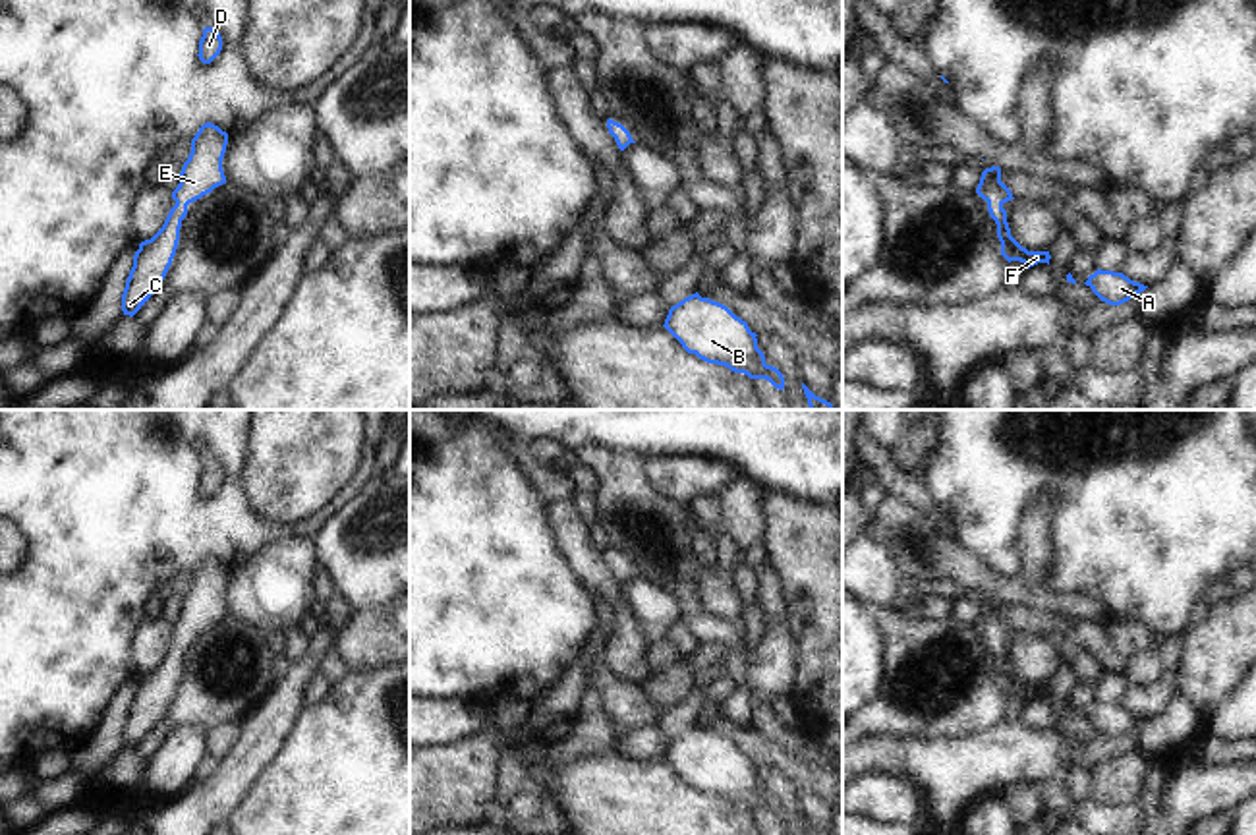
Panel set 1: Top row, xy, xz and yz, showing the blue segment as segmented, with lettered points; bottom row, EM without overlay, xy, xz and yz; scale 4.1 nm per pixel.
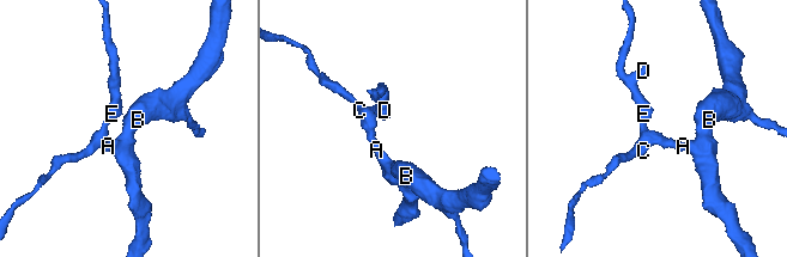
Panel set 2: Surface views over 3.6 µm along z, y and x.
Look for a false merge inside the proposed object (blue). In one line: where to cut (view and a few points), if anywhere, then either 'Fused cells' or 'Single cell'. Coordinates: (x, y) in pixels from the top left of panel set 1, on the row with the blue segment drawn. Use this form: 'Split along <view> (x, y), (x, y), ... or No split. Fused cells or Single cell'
No split. Single cell.

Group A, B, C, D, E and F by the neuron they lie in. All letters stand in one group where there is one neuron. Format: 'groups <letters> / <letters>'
groups A B C D E F

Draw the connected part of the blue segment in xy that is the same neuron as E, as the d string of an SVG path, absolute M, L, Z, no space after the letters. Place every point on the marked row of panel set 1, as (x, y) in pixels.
M211 122L203 124L191 139L191 153L182 166L180 184L172 191L176 205L162 228L151 240L141 242L133 255L133 267L122 294L124 315L133 317L160 290L178 249L187 205L226 184L222 170L226 145L228 133Z

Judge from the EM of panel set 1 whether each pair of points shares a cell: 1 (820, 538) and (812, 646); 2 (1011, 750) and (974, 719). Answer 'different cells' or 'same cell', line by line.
1: same cell
2: different cells

